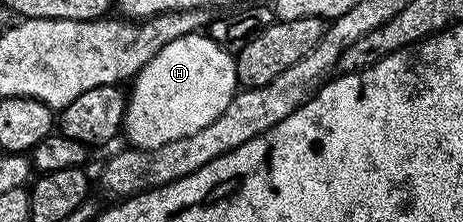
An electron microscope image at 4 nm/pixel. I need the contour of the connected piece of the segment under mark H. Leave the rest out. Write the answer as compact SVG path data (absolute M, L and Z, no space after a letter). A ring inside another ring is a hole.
M194 32L169 42L160 49L148 63L141 68L131 84L126 104L123 136L127 137L129 146L137 150L154 150L169 141L179 140L180 137L191 136L206 128L222 115L238 91L238 74L235 71L235 56L223 47L216 45L207 34Z

